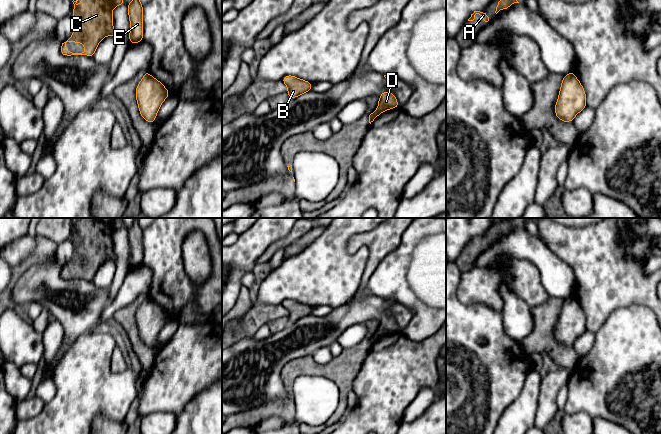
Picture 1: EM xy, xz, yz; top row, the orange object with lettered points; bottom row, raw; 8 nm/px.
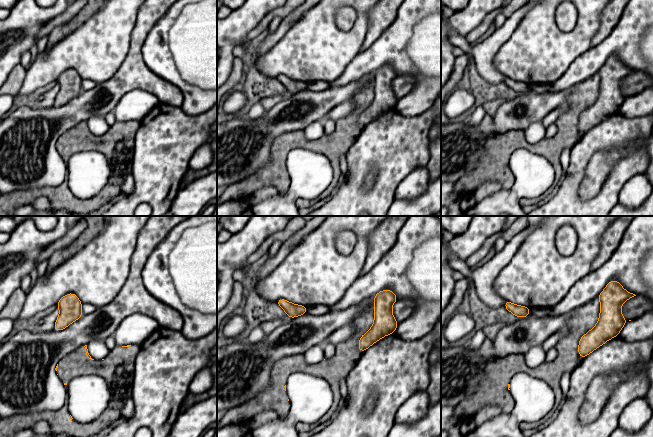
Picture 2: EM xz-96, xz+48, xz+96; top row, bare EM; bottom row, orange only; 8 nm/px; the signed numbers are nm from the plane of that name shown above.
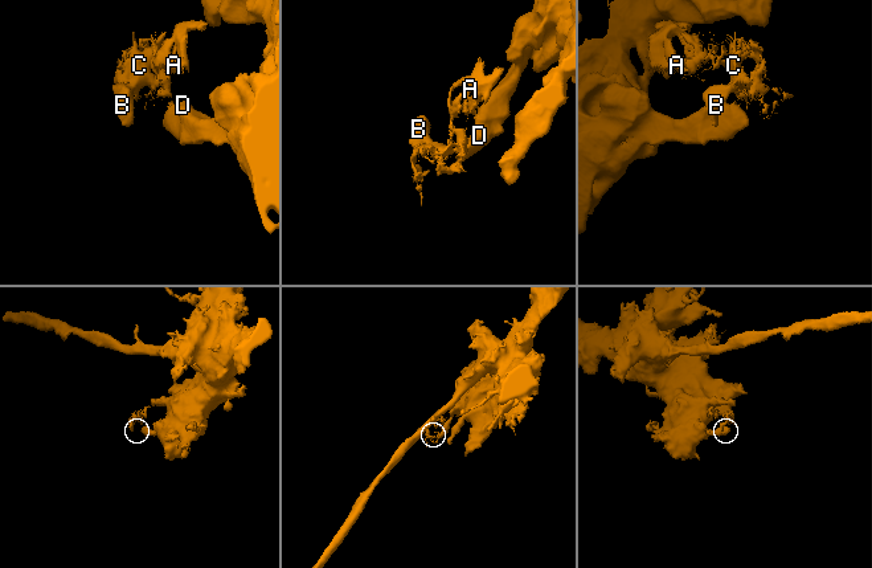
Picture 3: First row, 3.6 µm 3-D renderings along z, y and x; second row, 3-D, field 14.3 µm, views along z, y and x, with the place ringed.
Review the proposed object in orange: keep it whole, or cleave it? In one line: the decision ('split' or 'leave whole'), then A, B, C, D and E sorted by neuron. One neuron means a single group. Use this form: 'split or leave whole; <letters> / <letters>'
split; A B C E / D

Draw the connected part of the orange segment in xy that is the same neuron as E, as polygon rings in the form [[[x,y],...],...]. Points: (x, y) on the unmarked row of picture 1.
[[[134,218],[133,224],[128,231],[130,243],[130,268],[136,268],[143,265],[143,229],[140,227],[138,218]]]

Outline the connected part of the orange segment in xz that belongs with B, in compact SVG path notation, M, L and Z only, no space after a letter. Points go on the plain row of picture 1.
M292 299L284 300L282 305L288 311L289 324L312 314L312 307Z

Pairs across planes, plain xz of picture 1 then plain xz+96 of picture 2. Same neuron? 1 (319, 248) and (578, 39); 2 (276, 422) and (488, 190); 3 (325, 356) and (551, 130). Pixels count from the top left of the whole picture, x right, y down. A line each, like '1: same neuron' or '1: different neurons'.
1: same neuron
2: same neuron
3: different neurons

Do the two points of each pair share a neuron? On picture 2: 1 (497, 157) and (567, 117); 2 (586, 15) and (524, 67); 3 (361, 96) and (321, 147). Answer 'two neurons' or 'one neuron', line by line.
1: one neuron
2: one neuron
3: one neuron

